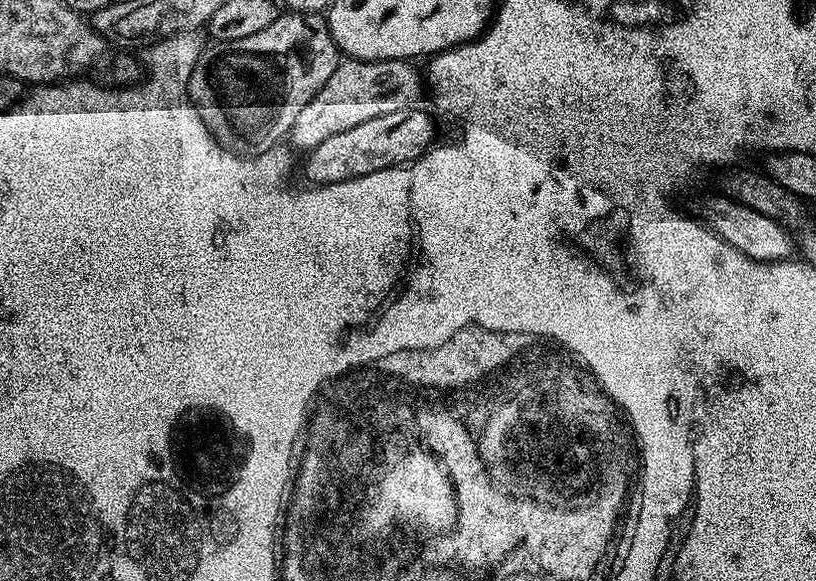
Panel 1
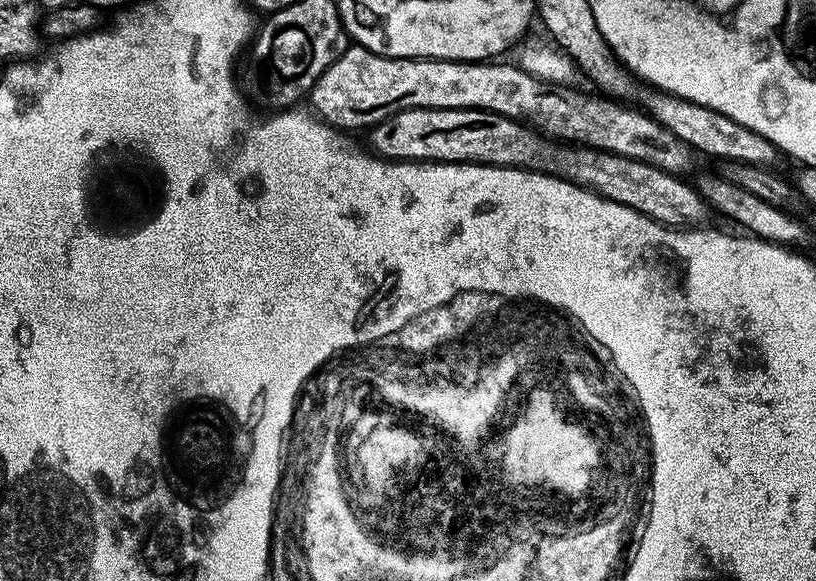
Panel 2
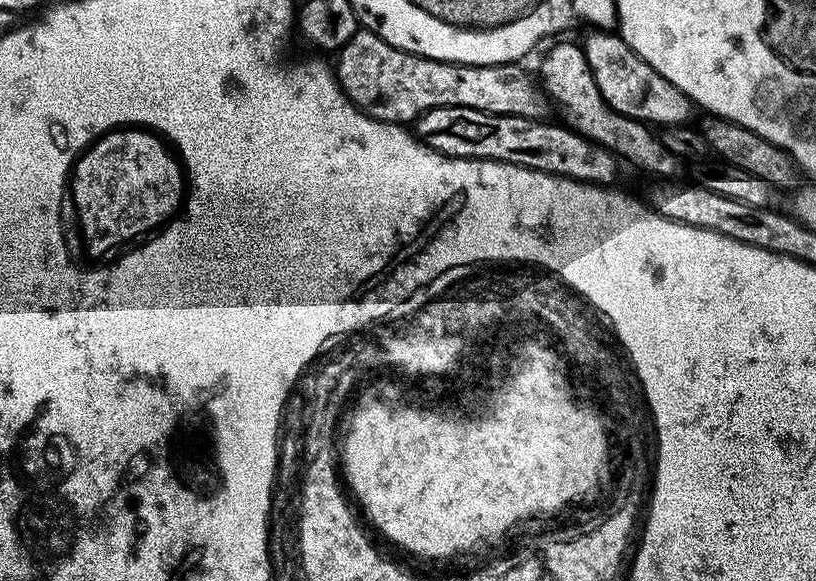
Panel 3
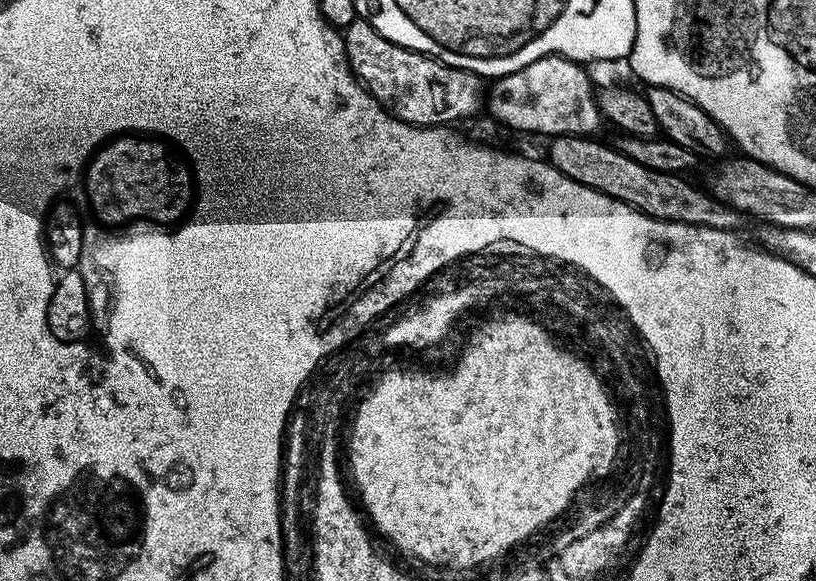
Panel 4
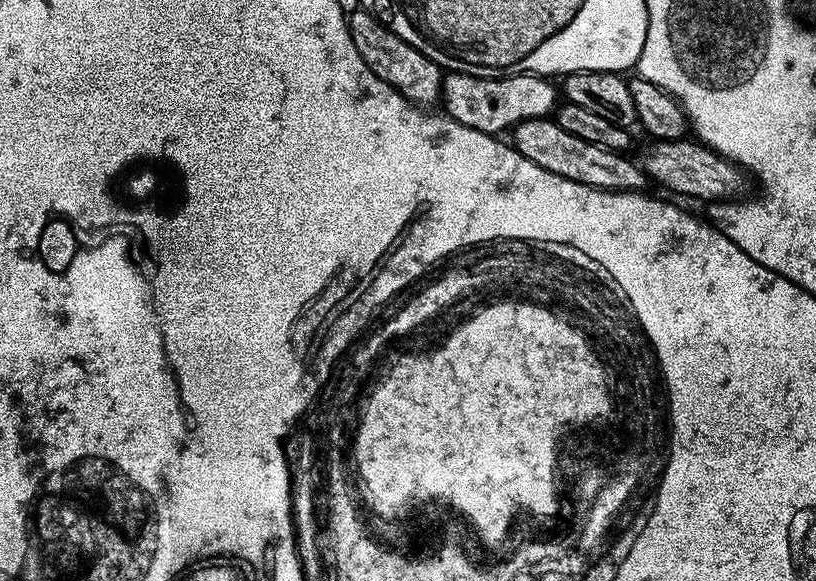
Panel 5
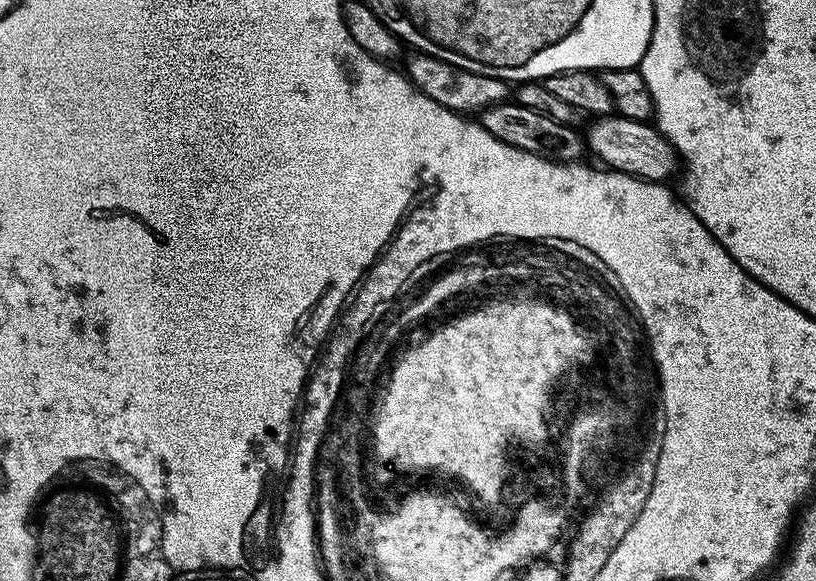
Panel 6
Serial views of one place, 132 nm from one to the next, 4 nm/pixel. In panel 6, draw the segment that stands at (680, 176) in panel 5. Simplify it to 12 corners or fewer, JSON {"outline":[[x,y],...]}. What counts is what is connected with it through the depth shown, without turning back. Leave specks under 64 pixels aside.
{"outline":[[593,119],[586,148],[605,169],[671,181],[674,146],[655,123]]}

